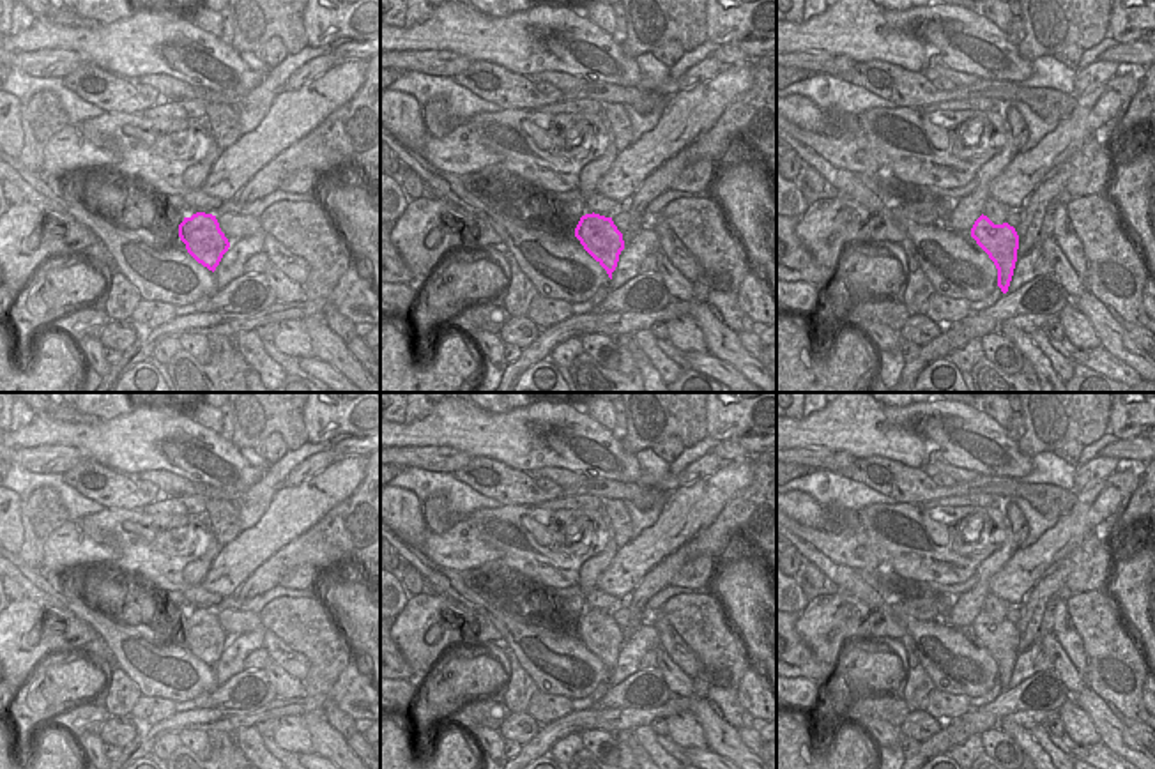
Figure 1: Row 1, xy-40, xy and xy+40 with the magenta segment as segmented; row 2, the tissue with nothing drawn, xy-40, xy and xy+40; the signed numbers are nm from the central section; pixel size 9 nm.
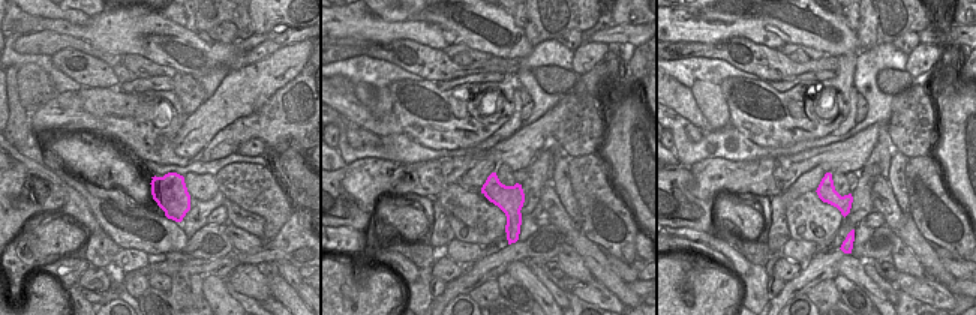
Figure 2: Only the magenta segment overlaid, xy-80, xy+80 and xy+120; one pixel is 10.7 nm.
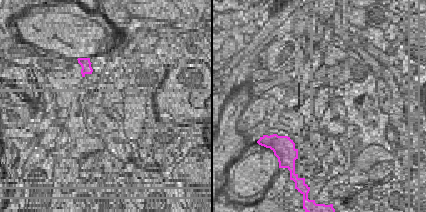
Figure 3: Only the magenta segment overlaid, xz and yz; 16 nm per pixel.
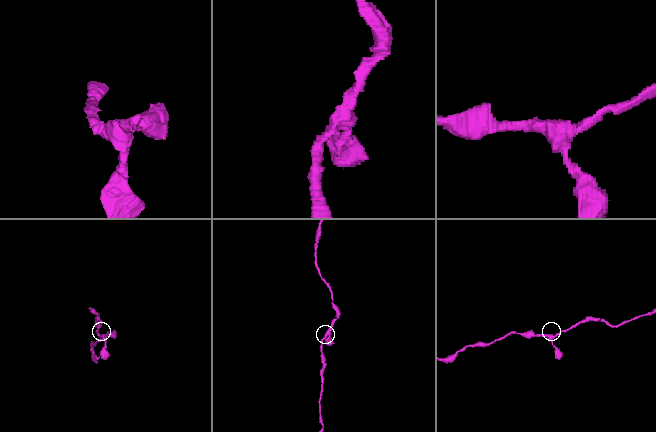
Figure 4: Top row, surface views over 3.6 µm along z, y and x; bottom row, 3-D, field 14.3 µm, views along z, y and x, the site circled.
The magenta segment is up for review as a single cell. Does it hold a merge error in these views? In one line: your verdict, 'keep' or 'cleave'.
keep

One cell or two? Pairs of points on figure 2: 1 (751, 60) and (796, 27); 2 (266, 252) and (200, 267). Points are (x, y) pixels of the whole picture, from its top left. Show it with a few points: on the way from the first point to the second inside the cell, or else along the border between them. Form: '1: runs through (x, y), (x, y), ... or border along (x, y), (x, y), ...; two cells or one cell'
1: border along (735, 36), (744, 36), (775, 50); two cells
2: runs through (249, 257), (230, 257), (216, 261); one cell

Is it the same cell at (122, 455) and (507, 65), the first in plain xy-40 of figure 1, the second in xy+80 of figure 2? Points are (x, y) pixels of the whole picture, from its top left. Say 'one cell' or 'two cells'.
two cells

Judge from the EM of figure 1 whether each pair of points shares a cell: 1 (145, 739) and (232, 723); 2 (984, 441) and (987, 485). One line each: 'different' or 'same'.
1: same
2: different

